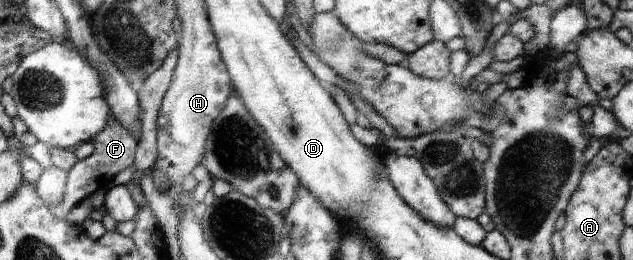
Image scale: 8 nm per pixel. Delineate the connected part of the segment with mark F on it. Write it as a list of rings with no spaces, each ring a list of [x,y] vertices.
[[[113,118],[107,122],[103,132],[99,132],[92,140],[95,144],[95,150],[89,158],[80,160],[71,167],[67,173],[67,182],[65,194],[61,204],[53,208],[55,216],[65,220],[67,214],[71,212],[82,200],[89,198],[95,191],[104,189],[108,182],[113,180],[119,172],[132,167],[137,159],[138,140],[123,126],[117,119]]]

